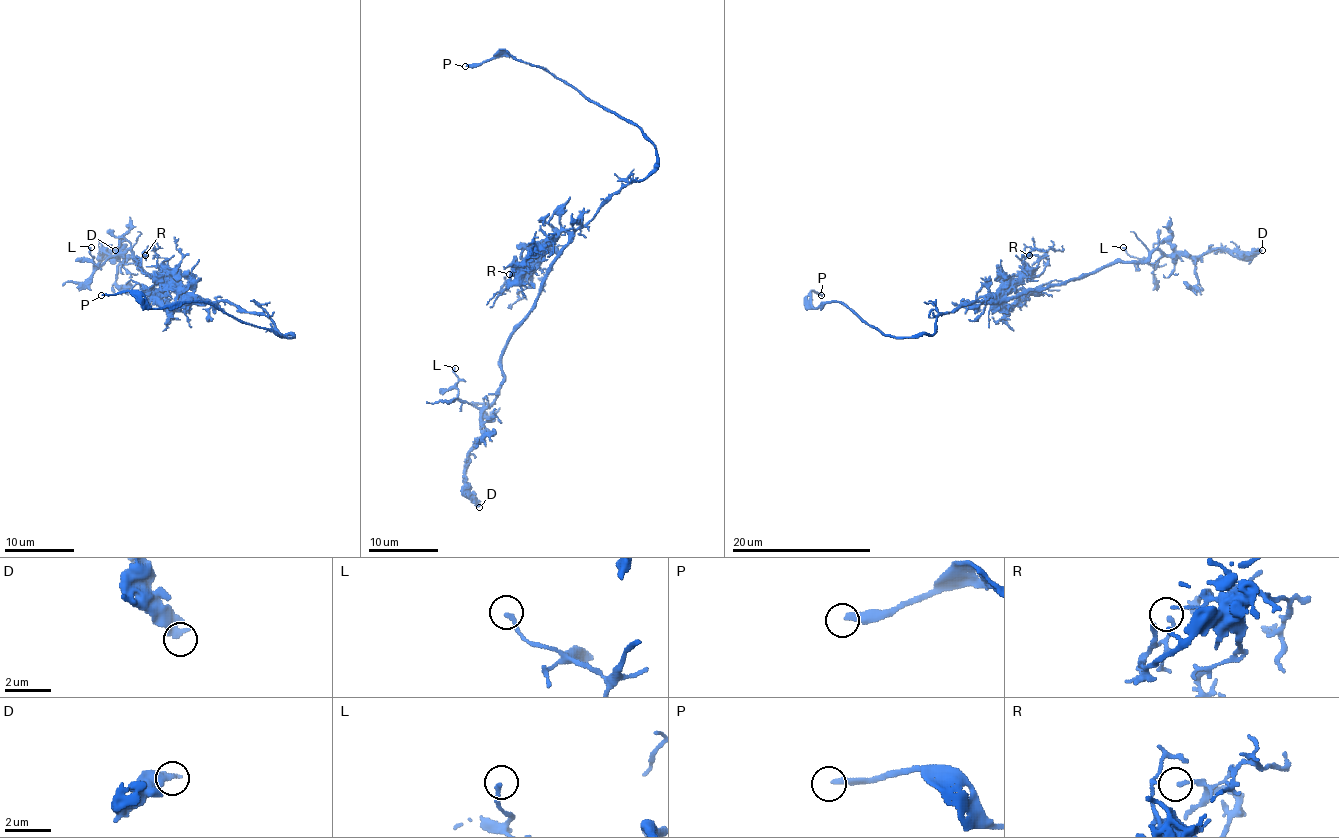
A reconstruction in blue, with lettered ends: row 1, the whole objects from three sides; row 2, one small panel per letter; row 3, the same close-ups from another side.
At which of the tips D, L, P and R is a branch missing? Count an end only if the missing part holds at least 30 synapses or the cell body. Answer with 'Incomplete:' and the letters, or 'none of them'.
Incomplete: P

